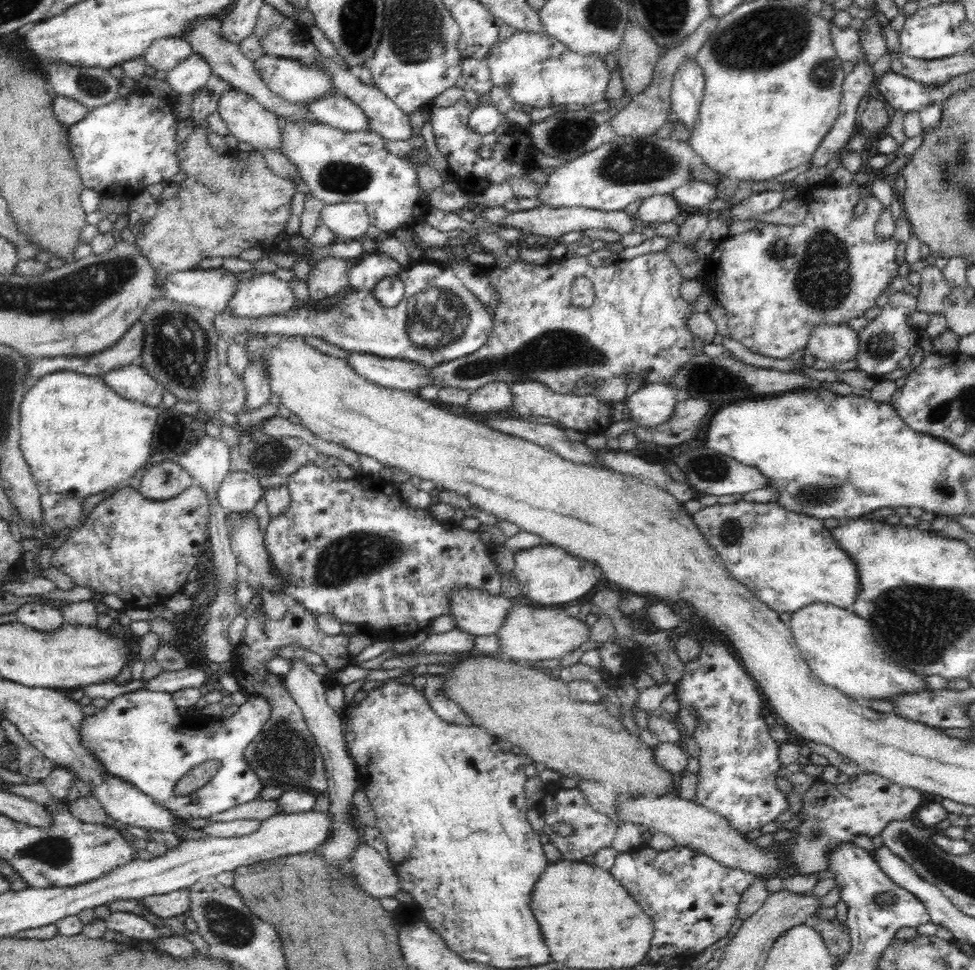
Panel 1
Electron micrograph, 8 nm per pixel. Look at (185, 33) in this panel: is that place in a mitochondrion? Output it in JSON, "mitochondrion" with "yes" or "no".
{"mitochondrion":"no"}

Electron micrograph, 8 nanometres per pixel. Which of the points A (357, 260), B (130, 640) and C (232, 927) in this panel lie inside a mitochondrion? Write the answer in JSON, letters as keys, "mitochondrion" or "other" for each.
{"A":"other","B":"other","C":"mitochondrion"}

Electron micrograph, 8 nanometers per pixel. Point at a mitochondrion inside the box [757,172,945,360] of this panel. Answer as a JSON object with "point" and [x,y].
{"point":[824,277]}

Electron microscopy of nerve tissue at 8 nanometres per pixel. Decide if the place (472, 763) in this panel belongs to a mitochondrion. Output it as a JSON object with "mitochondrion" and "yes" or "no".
{"mitochondrion":"no"}

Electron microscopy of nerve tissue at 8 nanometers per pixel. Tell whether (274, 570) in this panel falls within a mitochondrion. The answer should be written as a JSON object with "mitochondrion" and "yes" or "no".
{"mitochondrion":"no"}

